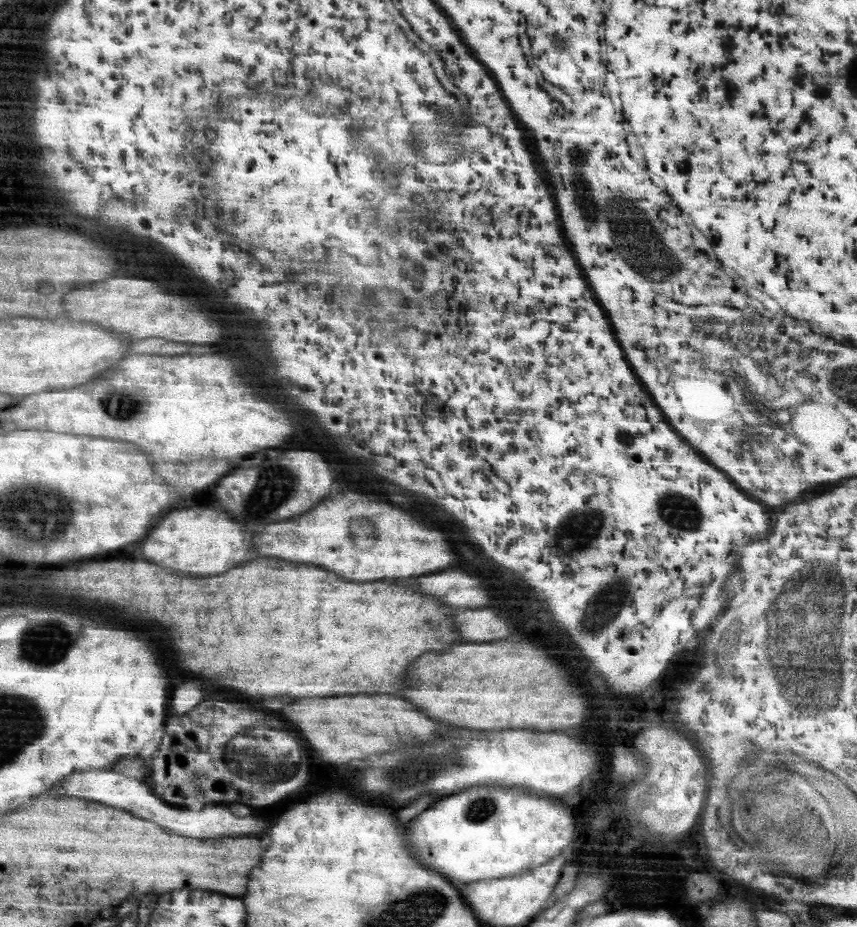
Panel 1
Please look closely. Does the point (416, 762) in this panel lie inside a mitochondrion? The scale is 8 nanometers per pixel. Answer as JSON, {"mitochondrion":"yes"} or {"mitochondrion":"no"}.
{"mitochondrion":"yes"}

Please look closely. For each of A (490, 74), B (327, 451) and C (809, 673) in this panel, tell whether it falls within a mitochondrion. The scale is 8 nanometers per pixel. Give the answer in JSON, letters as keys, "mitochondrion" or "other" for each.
{"A":"other","B":"other","C":"mitochondrion"}

